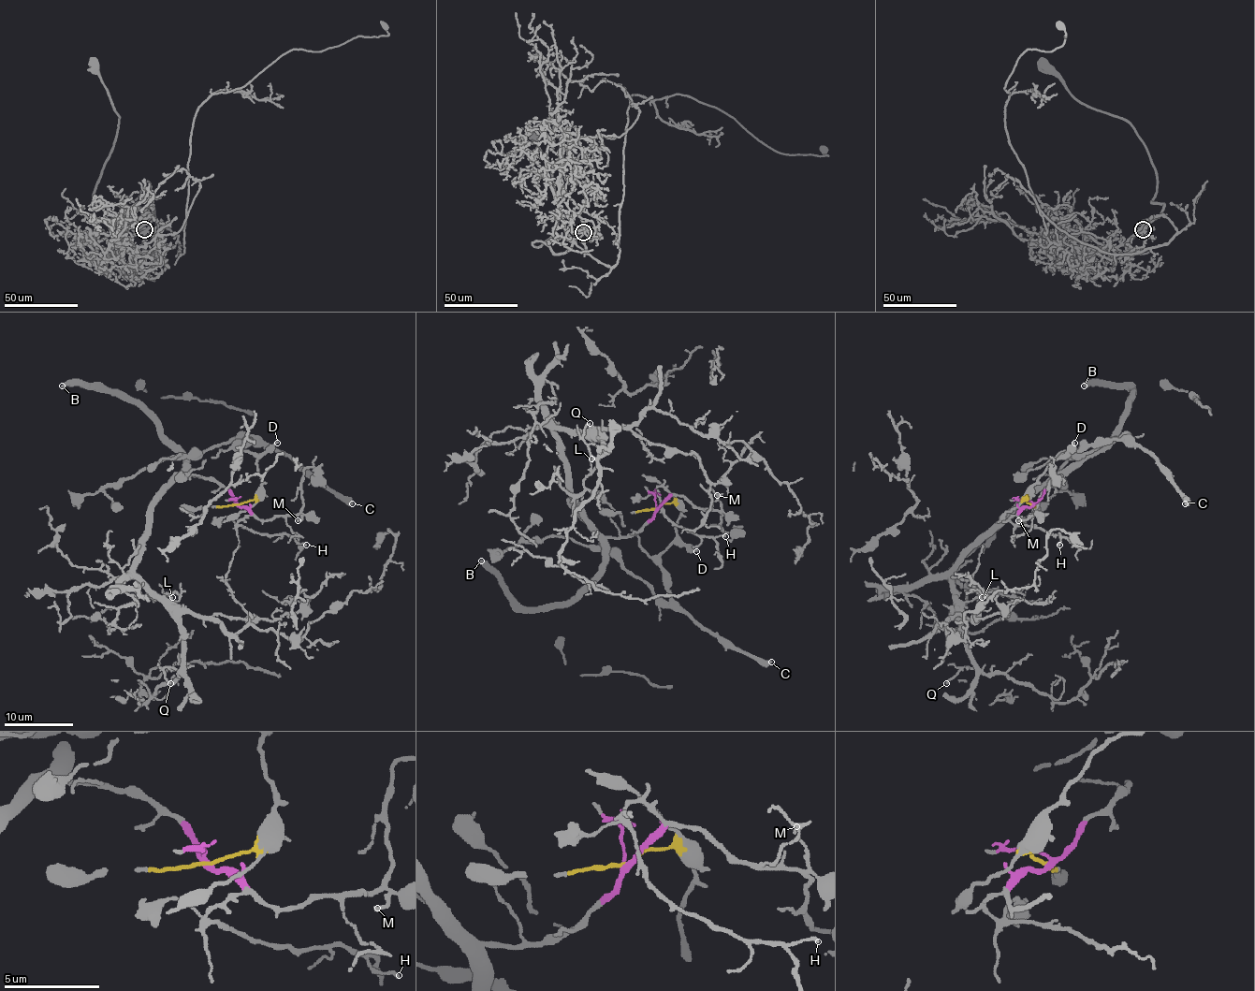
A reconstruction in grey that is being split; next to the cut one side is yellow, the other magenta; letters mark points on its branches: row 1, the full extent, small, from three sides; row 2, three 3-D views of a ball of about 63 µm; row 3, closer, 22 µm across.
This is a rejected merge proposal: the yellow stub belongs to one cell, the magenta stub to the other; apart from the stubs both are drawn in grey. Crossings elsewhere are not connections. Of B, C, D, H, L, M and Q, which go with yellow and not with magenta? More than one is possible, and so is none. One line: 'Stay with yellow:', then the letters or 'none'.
Stay with yellow: C, D

